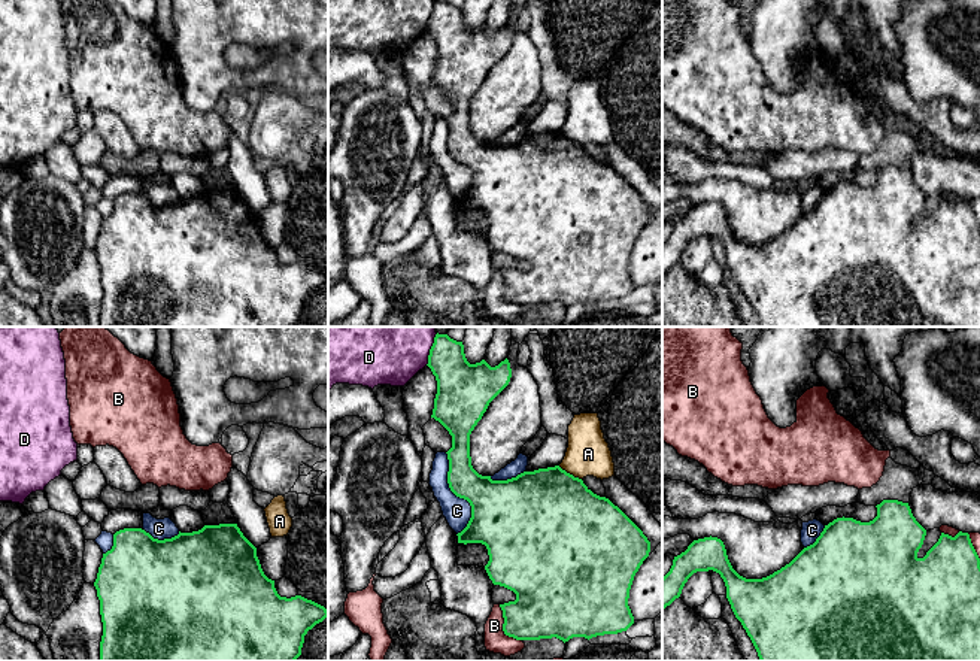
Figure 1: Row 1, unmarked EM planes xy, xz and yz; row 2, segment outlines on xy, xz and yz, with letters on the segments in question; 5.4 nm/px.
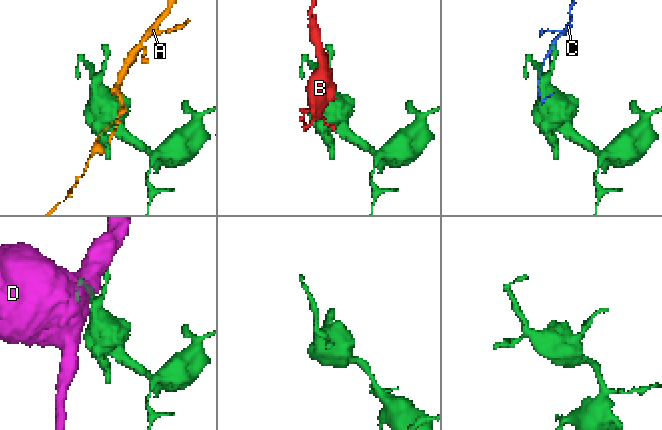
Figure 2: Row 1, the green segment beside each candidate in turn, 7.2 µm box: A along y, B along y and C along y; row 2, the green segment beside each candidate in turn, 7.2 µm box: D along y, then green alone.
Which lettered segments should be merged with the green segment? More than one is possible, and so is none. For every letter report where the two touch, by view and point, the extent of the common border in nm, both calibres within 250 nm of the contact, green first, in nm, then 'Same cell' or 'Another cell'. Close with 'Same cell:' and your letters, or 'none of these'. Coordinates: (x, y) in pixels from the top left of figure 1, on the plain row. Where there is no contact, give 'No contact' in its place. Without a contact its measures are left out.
A: Touches green at xz (569, 139). Shared border 150 nm. Thickness 500 nm (green) against 240 nm. Another cell
B: Touches green at xz (503, 293). Shared border 240 nm. Thickness 320 nm (green) against 120 nm. Another cell
C: Touches green at xz (457, 161). Shared border 460 nm. Thickness 320 nm (green) against 150 nm. Same cell
D: Touches green at xz (430, 15). Shared border 180 nm. Thickness 260 nm (green) against 280 nm. Another cell
Same cell: C

